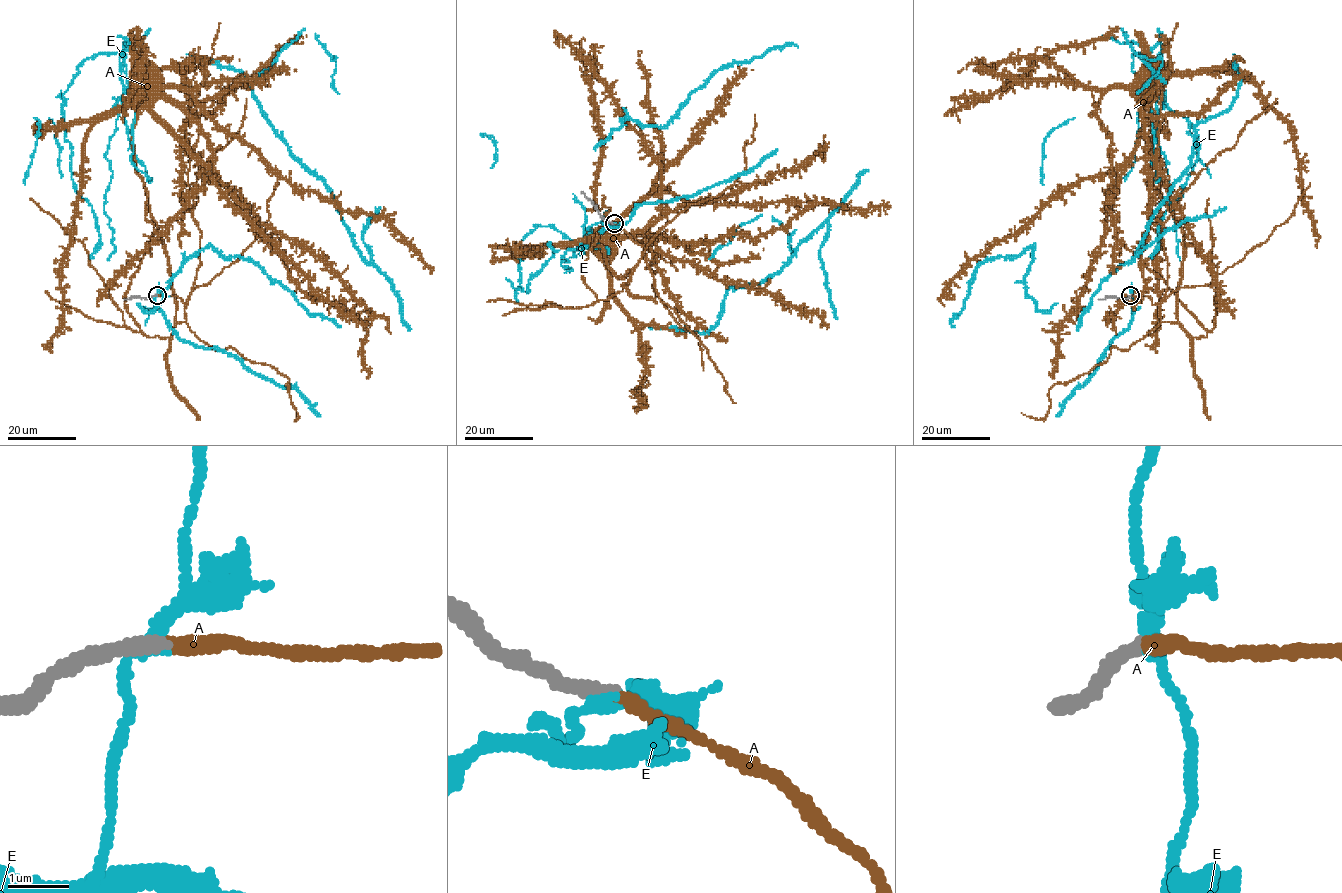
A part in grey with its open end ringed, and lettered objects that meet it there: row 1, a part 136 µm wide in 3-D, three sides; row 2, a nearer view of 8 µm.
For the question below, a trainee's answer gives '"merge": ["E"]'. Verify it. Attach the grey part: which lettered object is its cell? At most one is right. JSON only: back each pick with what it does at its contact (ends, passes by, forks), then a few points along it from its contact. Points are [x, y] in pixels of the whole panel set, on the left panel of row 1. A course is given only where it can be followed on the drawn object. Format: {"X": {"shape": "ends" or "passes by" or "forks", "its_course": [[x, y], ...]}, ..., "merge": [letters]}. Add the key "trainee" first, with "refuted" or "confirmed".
{"trainee": "refuted", "A": {"shape": "ends", "its_course": [[156, 295], [177, 296], [185, 304], [199, 264], [201, 235], [187, 182], [196, 155], [153, 111], [148, 83]]}, "merge": ["A"]}

